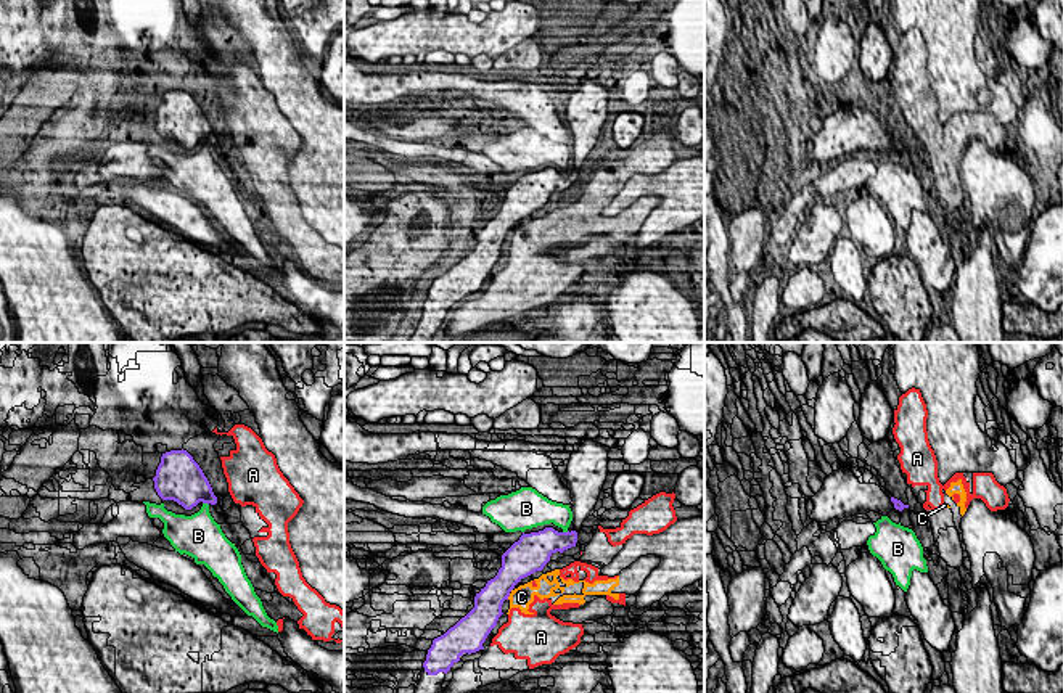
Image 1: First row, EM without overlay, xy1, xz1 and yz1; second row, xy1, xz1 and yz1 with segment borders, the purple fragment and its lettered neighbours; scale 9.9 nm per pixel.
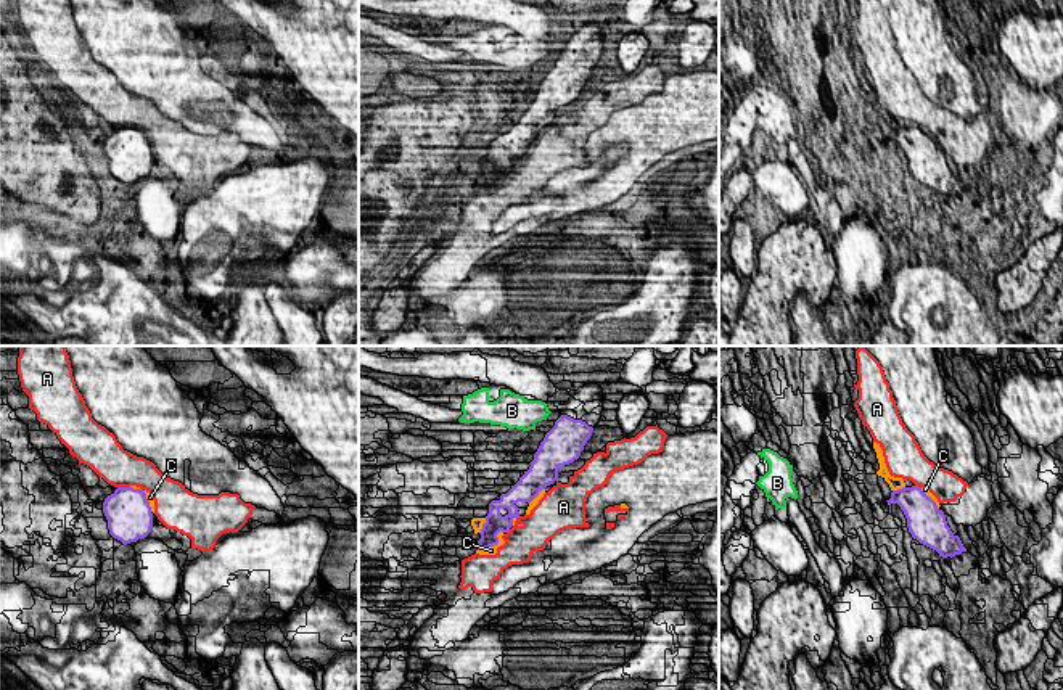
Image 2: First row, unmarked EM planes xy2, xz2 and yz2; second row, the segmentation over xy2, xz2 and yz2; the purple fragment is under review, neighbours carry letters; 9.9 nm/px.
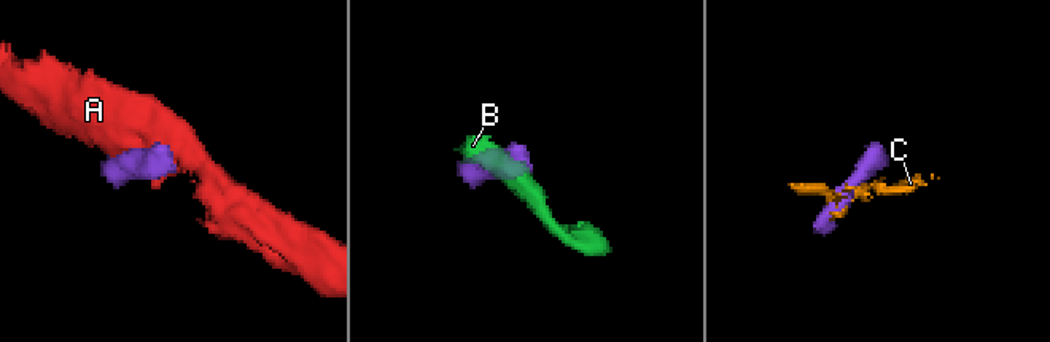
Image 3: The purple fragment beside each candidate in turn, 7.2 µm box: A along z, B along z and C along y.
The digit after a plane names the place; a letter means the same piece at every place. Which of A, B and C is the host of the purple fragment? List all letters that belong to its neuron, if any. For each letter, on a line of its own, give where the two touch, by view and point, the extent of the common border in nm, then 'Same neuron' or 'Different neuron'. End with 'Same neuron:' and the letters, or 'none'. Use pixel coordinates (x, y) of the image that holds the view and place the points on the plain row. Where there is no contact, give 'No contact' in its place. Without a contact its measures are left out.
A: Touches purple at xy2 (124, 127). Shared border 130 nm. Different neuron
B: Touches purple at xy1 (206, 142). Shared border 70 nm. Different neuron
C: Touches purple at xz2 (496, 184). Shared border 280 nm. Different neuron
Same neuron: none

